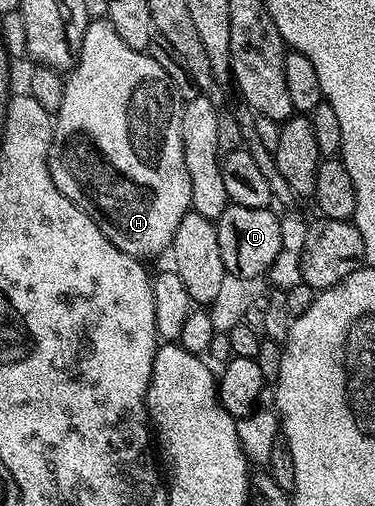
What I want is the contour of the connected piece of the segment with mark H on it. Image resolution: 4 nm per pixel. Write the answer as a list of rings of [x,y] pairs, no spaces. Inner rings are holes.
[[[93,18],[84,34],[76,66],[67,72],[62,105],[54,112],[52,149],[48,153],[48,168],[54,185],[58,185],[61,193],[70,197],[74,205],[81,207],[98,225],[98,229],[102,229],[104,236],[118,249],[122,249],[122,253],[133,255],[135,259],[141,261],[147,260],[147,255],[156,255],[159,251],[167,252],[171,248],[174,229],[178,229],[178,221],[182,221],[182,217],[192,206],[190,173],[186,169],[186,157],[182,149],[182,117],[180,116],[182,99],[176,96],[176,87],[177,84],[166,73],[166,69],[162,69],[162,65],[158,65],[158,61],[154,61],[151,54],[130,49],[130,45],[126,45],[126,41],[118,35],[114,25],[108,22],[107,18]]]

